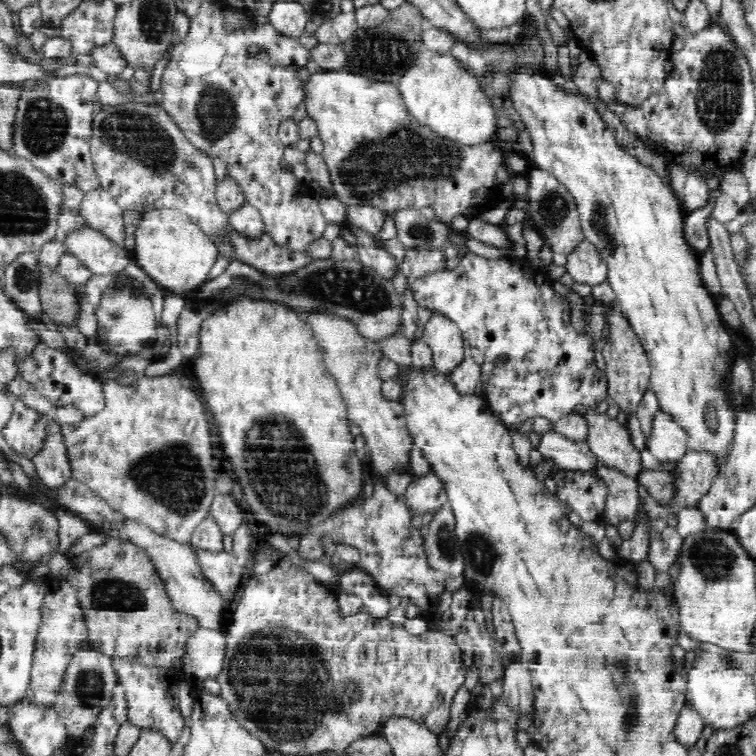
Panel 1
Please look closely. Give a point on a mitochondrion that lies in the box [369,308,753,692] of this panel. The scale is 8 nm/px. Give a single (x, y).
(716, 561)

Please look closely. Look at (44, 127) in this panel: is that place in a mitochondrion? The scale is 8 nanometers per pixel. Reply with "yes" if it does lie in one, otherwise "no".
yes

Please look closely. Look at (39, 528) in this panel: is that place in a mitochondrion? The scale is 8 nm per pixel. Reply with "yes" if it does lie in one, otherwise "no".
yes

